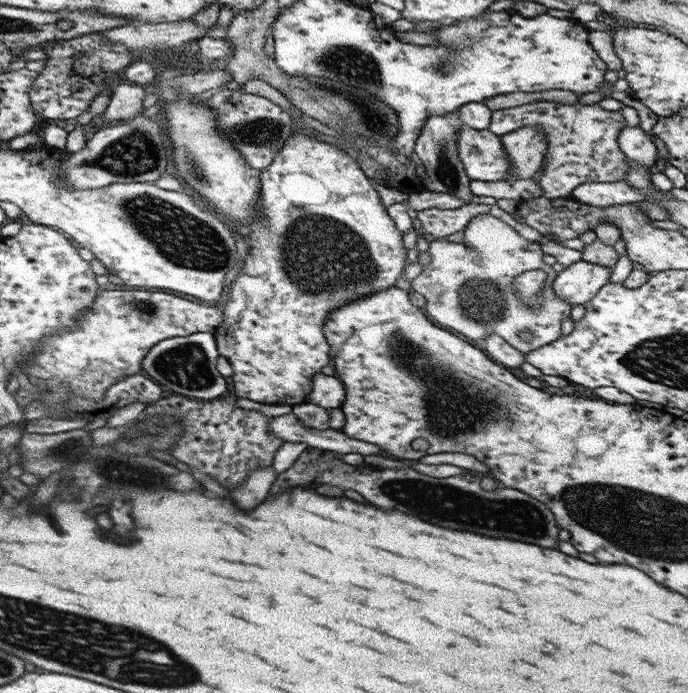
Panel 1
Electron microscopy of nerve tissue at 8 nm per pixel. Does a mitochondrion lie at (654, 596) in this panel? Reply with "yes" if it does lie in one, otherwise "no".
no

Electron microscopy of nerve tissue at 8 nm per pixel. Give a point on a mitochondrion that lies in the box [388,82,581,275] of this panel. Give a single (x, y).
(446, 170)

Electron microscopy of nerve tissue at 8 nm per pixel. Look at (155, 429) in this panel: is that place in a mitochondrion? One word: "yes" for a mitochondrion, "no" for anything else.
yes

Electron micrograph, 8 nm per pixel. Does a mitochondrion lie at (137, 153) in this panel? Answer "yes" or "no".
yes

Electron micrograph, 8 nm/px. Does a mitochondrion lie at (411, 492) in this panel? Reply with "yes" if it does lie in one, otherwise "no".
yes

